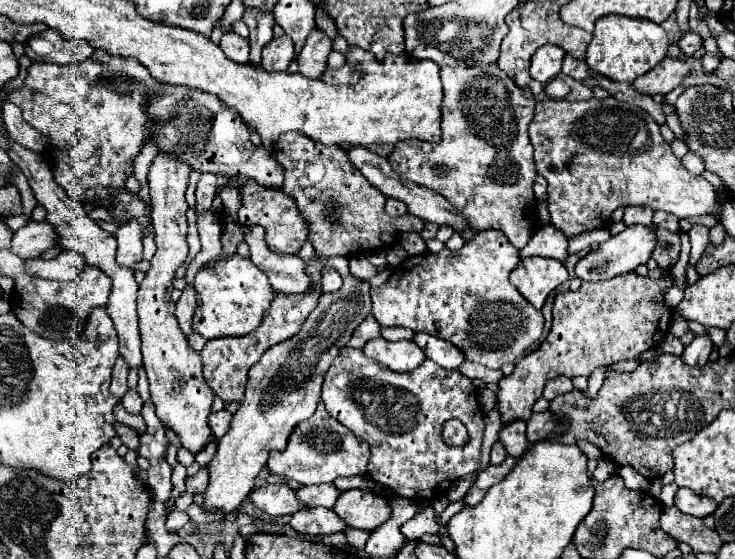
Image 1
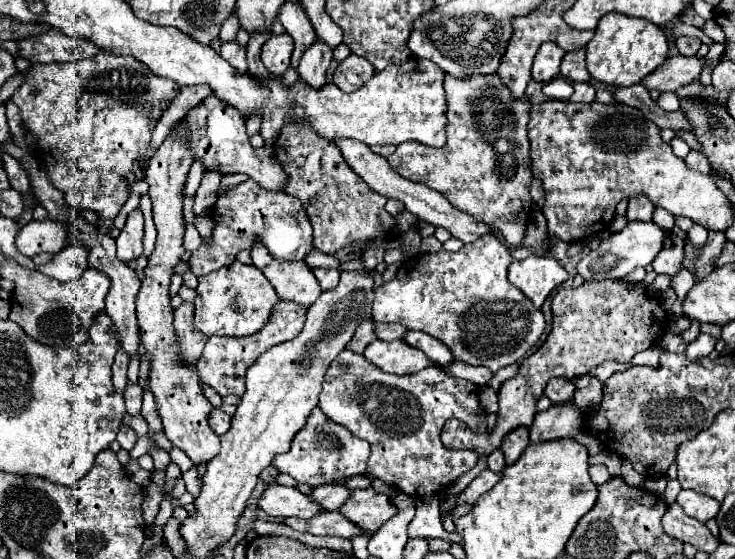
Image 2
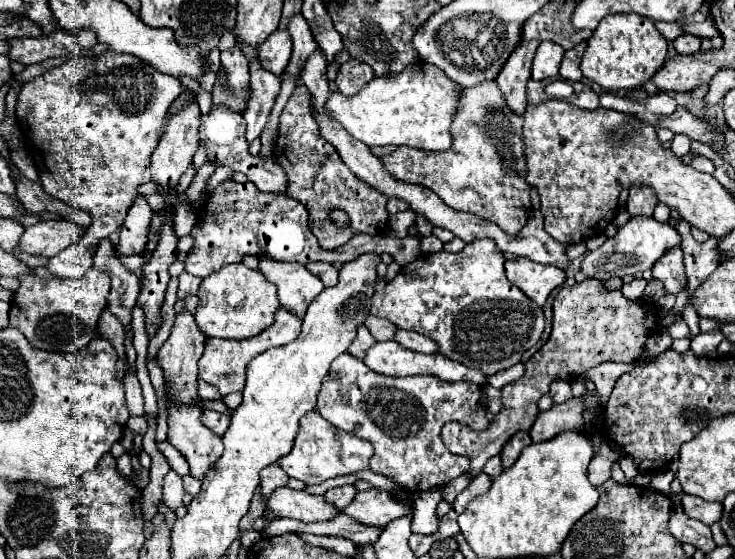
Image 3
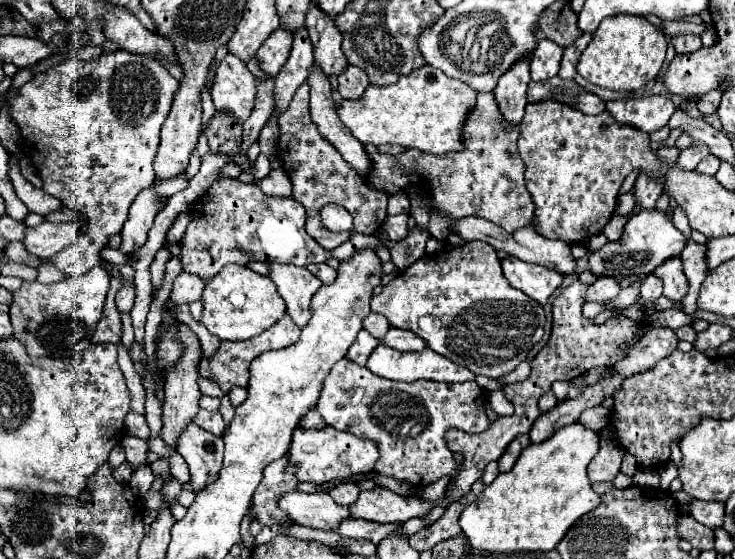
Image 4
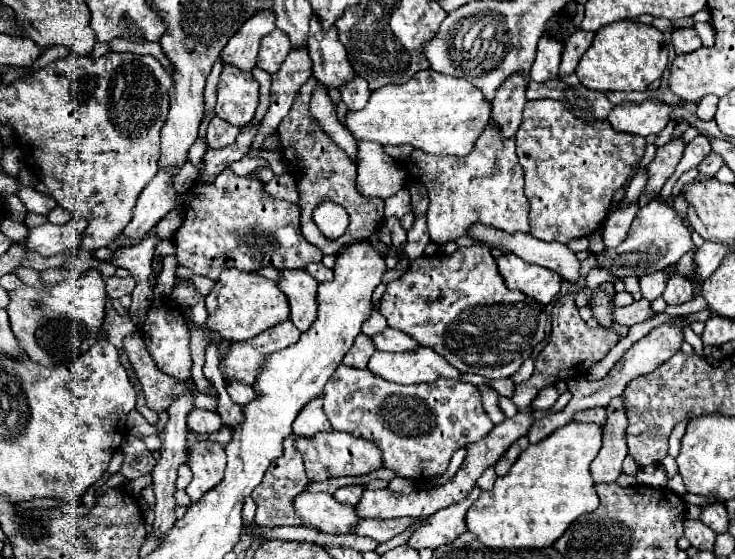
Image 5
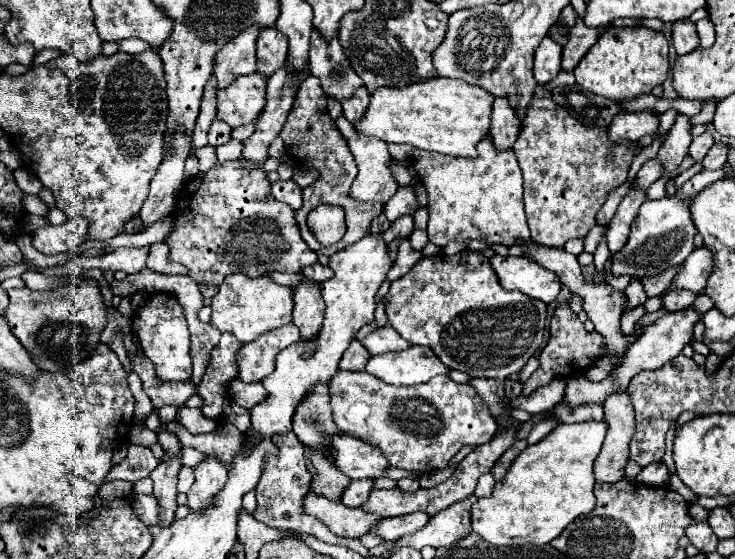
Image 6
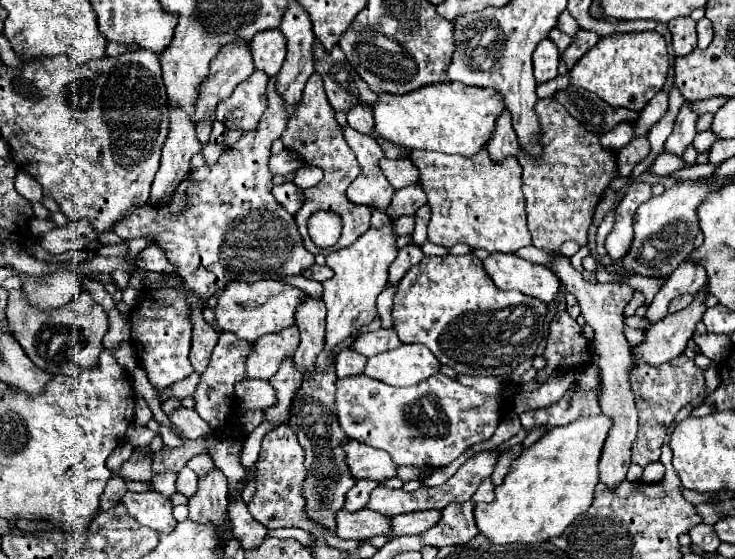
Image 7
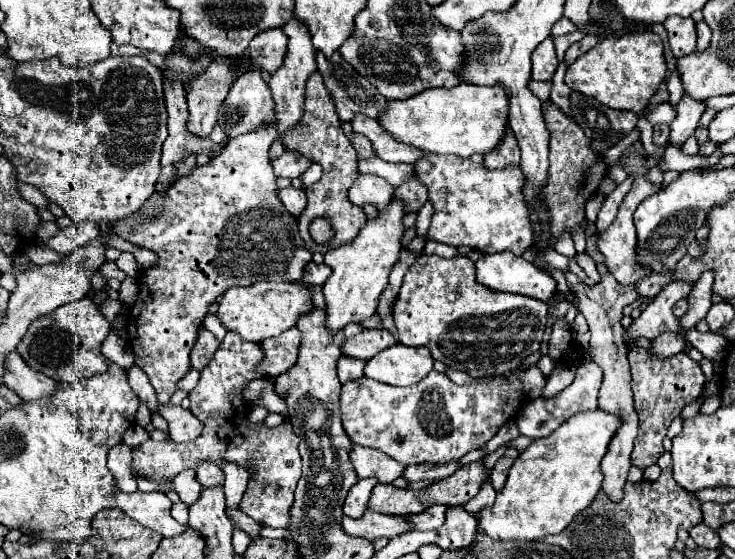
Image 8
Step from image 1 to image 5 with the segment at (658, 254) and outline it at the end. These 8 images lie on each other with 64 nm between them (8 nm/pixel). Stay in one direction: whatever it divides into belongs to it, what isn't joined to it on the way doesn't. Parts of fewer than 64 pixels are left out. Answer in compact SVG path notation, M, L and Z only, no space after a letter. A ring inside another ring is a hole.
M674 274L668 282L662 298L666 300L666 304L684 304L684 302L690 302L694 298L694 288L684 276Z

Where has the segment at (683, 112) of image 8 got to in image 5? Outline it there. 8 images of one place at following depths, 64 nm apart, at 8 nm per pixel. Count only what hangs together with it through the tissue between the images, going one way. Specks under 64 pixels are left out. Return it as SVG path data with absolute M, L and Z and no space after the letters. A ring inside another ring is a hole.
M676 138L656 150L654 160L648 164L648 170L652 176L648 180L646 192L660 192L662 190L664 182L670 178L670 174L678 166L678 162L684 154L684 148L686 148L686 142L682 138Z

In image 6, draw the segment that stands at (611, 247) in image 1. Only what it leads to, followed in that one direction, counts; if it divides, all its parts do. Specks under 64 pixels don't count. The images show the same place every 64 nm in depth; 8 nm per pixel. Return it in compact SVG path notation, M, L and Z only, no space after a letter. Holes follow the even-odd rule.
M664 196L660 200L646 200L638 208L638 216L632 222L632 232L622 252L612 256L612 274L628 274L634 278L646 278L666 272L672 266L682 264L694 250L696 226L692 224L690 202L678 196Z

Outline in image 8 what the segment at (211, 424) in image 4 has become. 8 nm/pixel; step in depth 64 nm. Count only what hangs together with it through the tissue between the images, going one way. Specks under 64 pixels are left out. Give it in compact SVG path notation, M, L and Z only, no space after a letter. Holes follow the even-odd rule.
M164 404L156 408L156 412L164 416L164 420L168 422L168 434L178 444L196 440L196 436L200 436L202 432L200 420L194 418L194 414L190 410L184 410L182 406Z

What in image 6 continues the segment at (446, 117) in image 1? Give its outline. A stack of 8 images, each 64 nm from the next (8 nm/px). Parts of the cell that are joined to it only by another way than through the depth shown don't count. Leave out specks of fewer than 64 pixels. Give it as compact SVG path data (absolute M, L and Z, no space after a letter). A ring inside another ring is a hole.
M340 116L336 120L336 126L342 132L342 136L346 138L346 142L350 146L350 152L354 154L356 164L358 164L358 176L356 176L356 180L350 186L350 196L354 200L360 200L360 202L380 202L380 204L386 204L388 198L392 198L394 192L396 192L396 188L398 188L396 182L394 182L394 178L392 178L392 174L390 174L390 170L388 170L390 154L386 150L386 144L382 140L372 140L368 136L356 134L354 128L352 128L352 124L344 116ZM490 136L480 142L476 158L457 158L420 150L412 160L428 192L428 238L436 246L454 240L482 240L486 244L514 246L530 240L522 204L522 172L512 150L496 150Z

